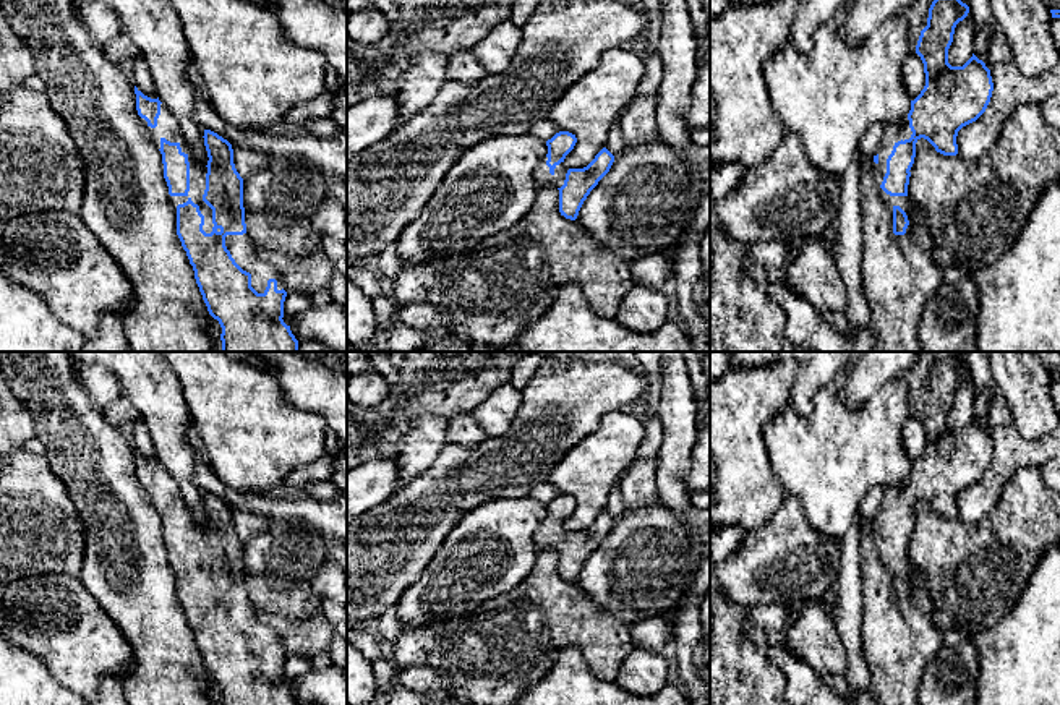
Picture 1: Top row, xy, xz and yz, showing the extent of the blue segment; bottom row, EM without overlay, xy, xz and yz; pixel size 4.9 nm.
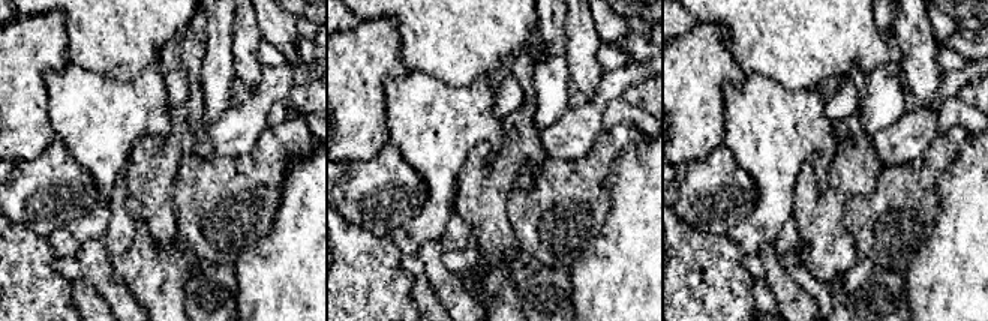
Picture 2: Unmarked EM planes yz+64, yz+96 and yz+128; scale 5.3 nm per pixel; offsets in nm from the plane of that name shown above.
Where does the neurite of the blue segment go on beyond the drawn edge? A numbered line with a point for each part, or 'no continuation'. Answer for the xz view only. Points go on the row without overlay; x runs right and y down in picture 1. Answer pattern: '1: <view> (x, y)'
1: xz (542, 537)

